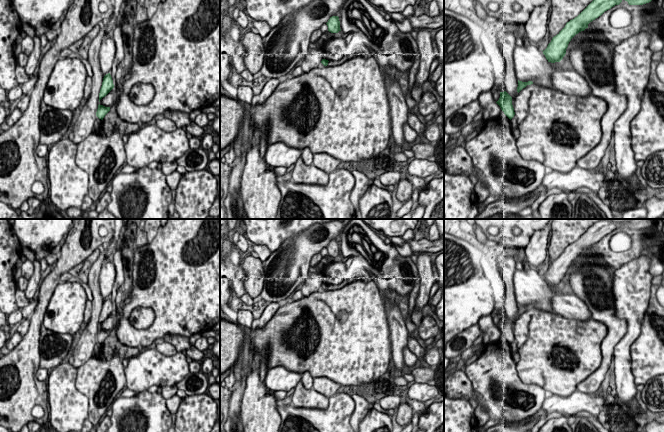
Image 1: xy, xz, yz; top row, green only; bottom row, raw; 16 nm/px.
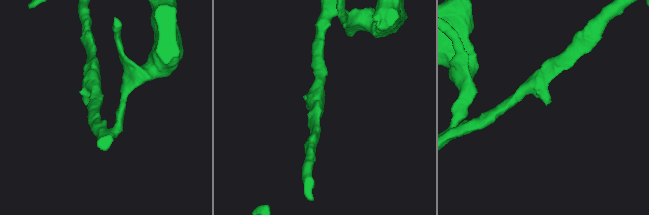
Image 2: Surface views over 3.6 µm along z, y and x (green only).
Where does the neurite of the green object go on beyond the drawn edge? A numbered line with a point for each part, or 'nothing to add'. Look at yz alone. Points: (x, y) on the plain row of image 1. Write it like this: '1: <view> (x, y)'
nothing to add

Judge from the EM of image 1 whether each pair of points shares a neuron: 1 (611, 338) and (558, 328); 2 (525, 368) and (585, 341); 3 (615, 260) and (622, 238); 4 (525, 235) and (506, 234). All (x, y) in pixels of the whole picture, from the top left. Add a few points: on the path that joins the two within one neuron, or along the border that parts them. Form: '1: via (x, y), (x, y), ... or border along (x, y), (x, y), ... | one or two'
1: border along (591, 318), (606, 327), (601, 360) | two
2: via (540, 354), (554, 341), (570, 341) | one
3: border along (632, 239), (626, 233), (617, 231), (608, 244) | two
4: via (520, 238), (511, 238) | one

